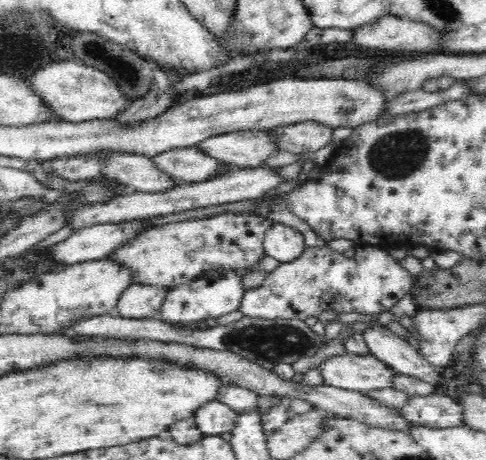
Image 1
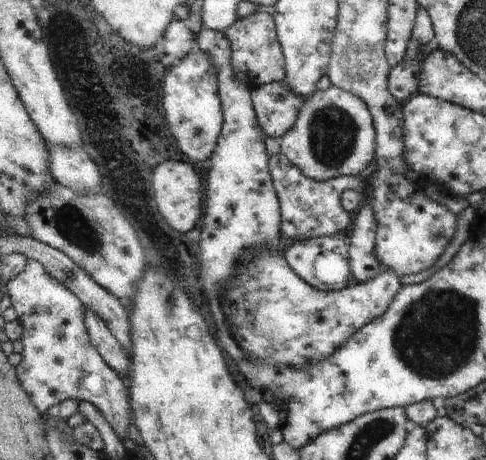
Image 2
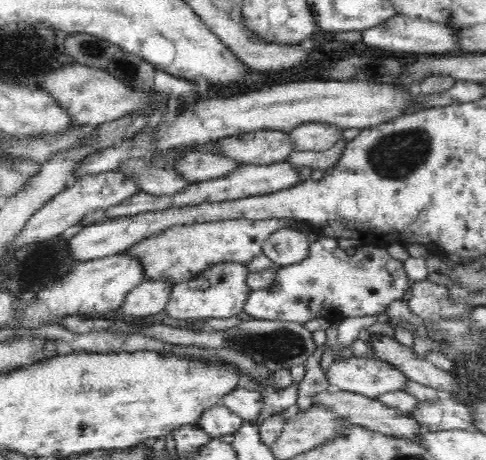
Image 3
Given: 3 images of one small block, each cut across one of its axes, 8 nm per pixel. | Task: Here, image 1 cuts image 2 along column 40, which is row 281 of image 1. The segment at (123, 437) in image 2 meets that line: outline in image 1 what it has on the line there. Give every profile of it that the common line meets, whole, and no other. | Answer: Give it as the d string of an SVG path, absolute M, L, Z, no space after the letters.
M356 246L356 256L346 258L324 248L304 248L302 254L290 262L276 262L272 272L264 274L262 286L246 290L240 298L238 310L248 318L296 318L306 320L318 316L322 310L380 314L390 310L410 292L410 272L402 268L386 248Z

